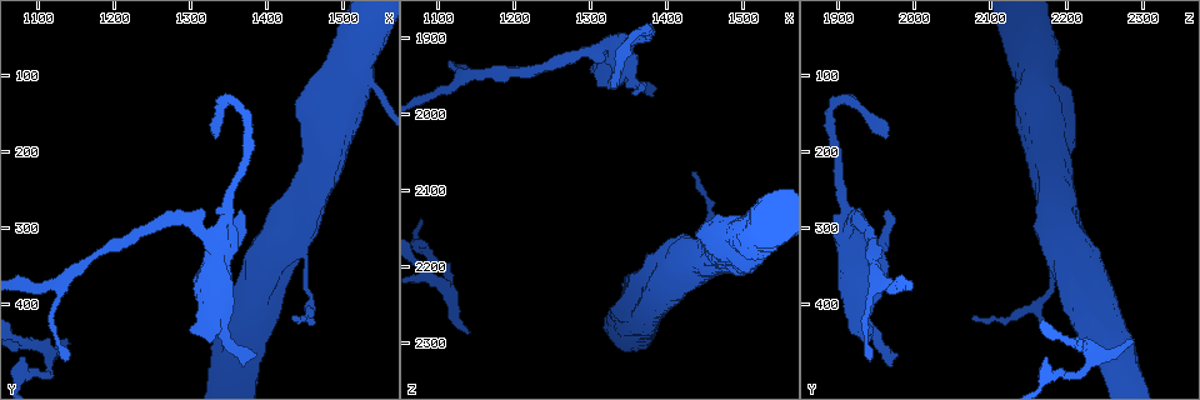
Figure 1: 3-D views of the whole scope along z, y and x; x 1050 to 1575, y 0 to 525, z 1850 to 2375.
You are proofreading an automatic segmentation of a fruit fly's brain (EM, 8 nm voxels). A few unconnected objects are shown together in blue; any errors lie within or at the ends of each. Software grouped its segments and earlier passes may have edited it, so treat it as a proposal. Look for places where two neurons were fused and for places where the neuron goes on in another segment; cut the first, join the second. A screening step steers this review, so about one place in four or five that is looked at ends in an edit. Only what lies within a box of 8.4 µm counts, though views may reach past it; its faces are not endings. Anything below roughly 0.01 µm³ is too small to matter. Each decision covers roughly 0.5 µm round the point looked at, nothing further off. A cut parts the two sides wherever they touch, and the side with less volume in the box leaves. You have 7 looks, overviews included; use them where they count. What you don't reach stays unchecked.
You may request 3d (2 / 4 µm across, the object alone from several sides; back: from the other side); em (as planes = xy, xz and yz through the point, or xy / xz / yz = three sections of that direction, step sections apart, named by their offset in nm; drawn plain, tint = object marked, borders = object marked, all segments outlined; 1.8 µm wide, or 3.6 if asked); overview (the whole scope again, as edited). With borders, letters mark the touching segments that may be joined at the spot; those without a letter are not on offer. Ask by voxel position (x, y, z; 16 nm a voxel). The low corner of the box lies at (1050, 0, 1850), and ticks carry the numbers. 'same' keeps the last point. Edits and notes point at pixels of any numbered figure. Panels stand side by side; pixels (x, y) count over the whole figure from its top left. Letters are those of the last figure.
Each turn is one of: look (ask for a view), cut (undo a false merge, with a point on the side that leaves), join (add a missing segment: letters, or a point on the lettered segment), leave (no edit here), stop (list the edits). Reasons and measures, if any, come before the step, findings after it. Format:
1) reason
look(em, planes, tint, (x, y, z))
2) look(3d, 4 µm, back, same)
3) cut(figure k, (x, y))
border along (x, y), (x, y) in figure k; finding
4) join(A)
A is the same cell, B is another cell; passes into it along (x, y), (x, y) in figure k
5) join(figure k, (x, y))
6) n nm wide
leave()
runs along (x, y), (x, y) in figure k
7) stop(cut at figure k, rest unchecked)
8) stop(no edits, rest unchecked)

tapers out
look(3d, 4 µm, (1435, 420, 2075))

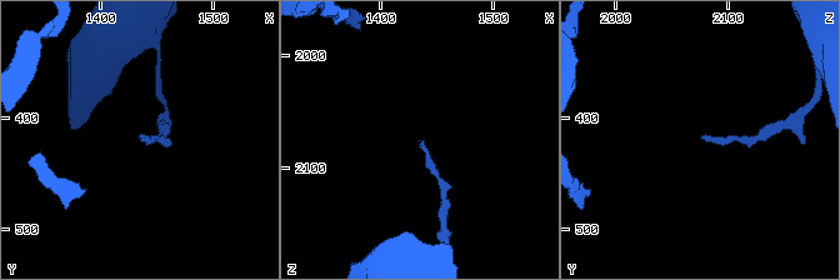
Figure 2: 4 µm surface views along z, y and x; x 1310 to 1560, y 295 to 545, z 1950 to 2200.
look(em, planes, borders, (1438, 418, 2074))

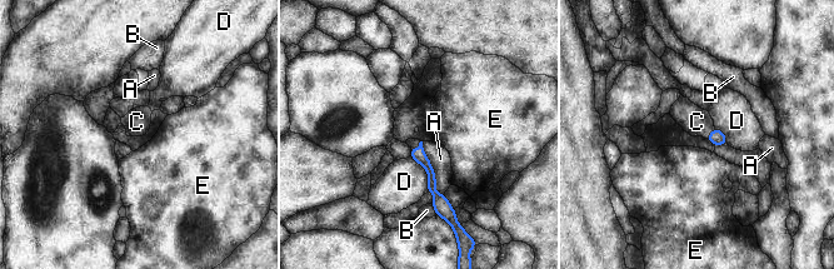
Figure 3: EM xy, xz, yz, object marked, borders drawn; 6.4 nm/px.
90 nm wide
join(figure 3, (413, 143))
C is the same cell, A, B, D and E are other cells; passes into it along (418, 154), (415, 148), (413, 143) in figure 3; the neuron continues

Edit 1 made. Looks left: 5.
free end
look(3d, 4 µm, (1380, 470, 1975))

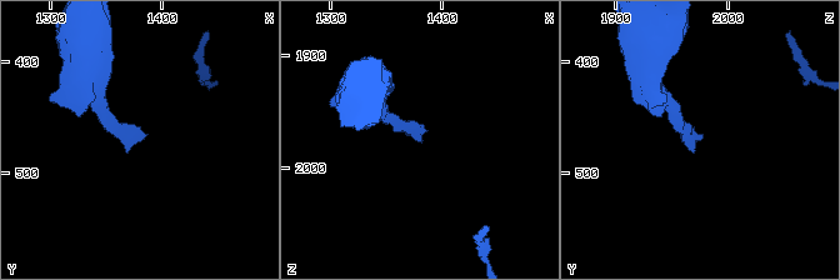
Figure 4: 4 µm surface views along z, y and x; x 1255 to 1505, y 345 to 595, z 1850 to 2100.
now the EM
look(em, 3.6 µm, planes, borders, (1382, 468, 1978))

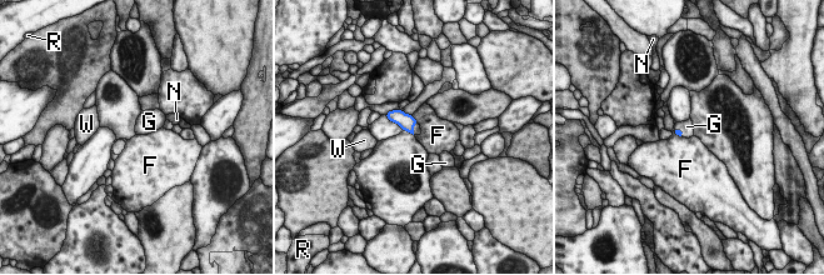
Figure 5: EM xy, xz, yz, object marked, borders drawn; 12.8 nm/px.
join(figure 5, (687, 126))
G is the same cell, F, N, R and W are other cells; it goes on there

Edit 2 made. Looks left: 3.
see it whole again
look(overview)

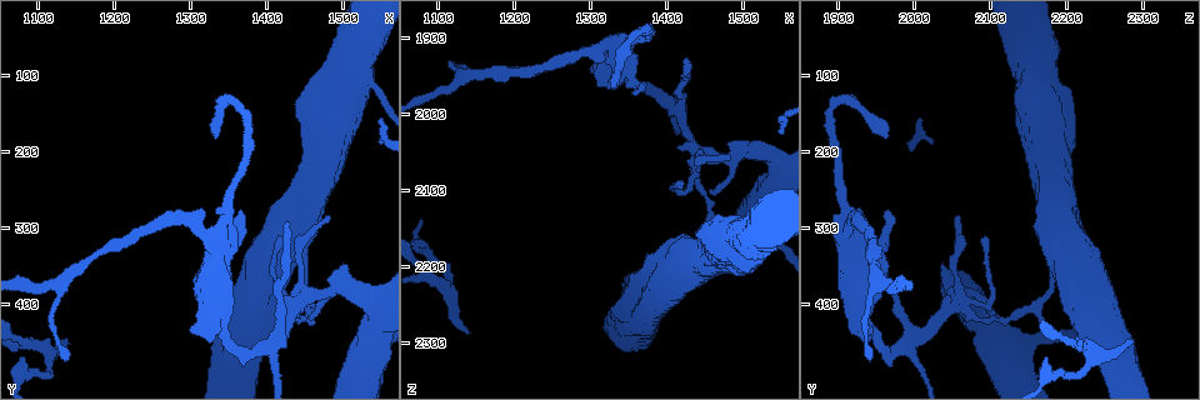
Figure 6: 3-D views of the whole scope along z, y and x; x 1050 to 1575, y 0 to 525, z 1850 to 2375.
an open end
look(em, yz, step 4, borders, (1335, 180, 1965))

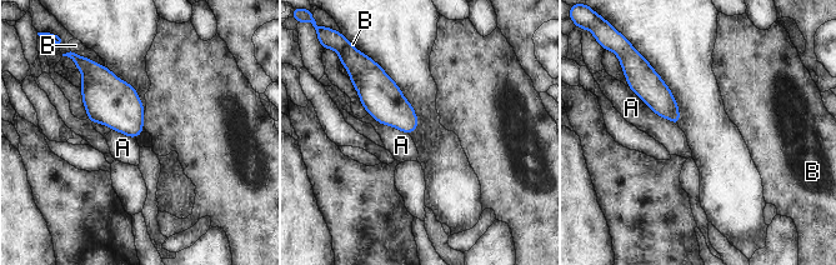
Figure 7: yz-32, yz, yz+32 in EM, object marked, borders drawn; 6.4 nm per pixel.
A touches over 420 nm
leave()
A and B are other cells; border along (629, 86), (655, 113), (677, 126) in figure 7; none of them fits

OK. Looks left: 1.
stop(join at figure 3, join at figure 5, rest unchecked)

